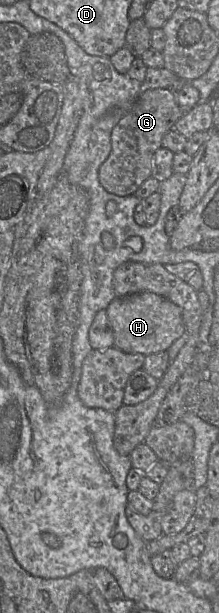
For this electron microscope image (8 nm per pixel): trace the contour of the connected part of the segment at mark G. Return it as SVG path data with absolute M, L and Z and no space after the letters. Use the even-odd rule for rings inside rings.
M144 88L135 104L122 115L111 132L111 152L99 168L99 182L109 193L133 195L151 176L152 159L163 136L184 115L173 90Z

